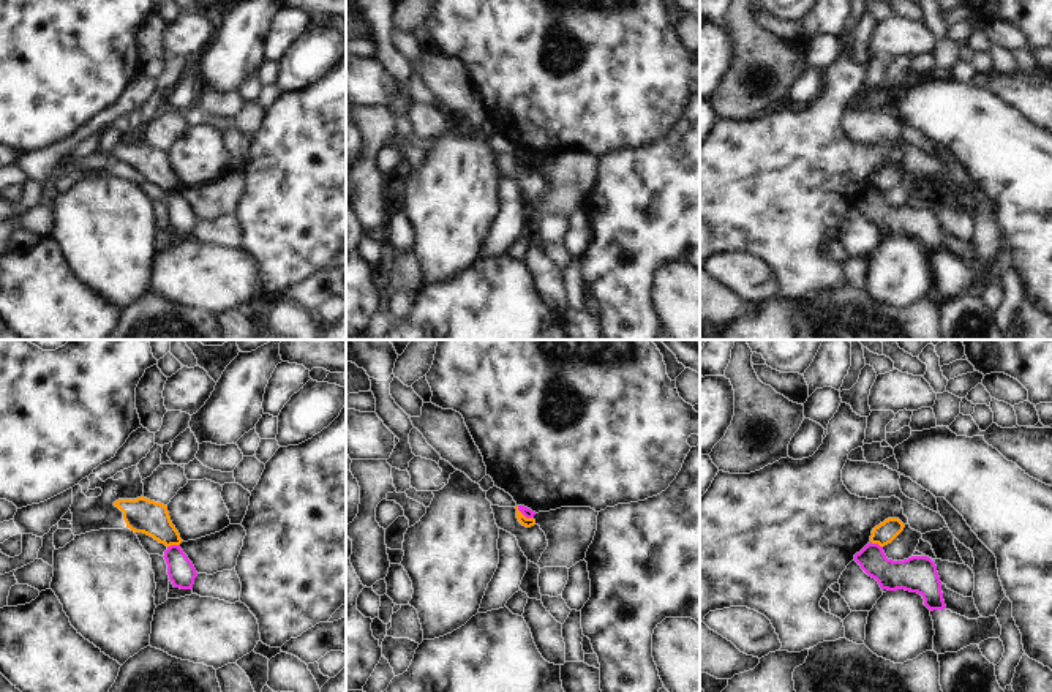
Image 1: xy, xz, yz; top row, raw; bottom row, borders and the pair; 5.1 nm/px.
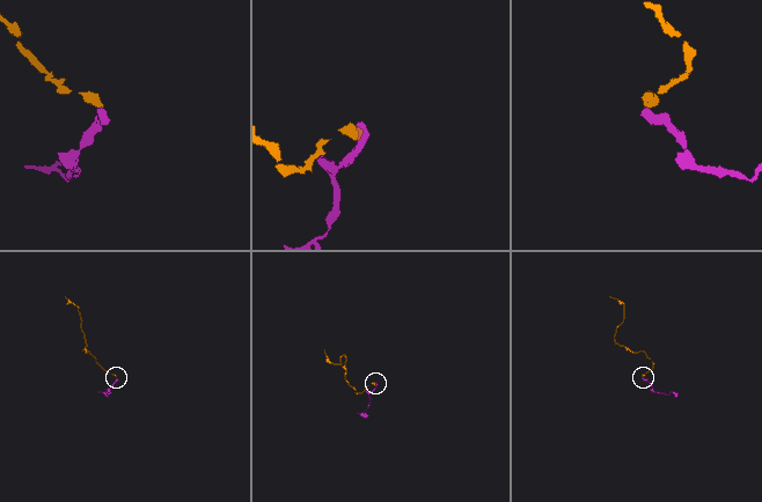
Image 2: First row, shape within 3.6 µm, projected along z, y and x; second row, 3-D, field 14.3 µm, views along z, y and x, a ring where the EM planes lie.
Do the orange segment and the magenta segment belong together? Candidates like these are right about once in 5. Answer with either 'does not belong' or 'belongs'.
does not belong

